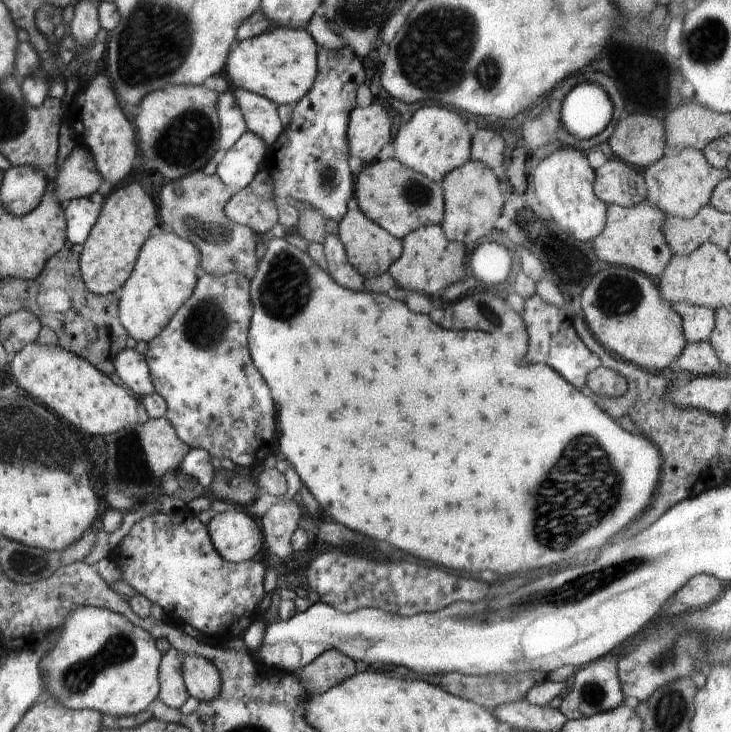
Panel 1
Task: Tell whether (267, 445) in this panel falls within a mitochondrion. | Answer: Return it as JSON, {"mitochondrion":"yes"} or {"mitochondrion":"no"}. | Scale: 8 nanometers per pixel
{"mitochondrion":"no"}

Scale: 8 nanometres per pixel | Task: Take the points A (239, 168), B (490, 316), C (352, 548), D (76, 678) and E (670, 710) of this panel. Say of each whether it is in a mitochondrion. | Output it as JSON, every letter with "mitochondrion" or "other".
{"A":"other","B":"mitochondrion","C":"other","D":"mitochondrion","E":"mitochondrion"}

